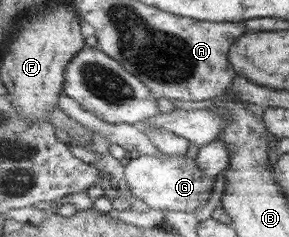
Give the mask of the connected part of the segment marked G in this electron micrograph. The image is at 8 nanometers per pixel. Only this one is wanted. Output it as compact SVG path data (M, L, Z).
M162 153L157 157L140 155L130 159L124 167L124 177L133 196L144 202L151 210L193 212L209 203L213 193L212 179L196 162L189 159L187 153L167 155Z

